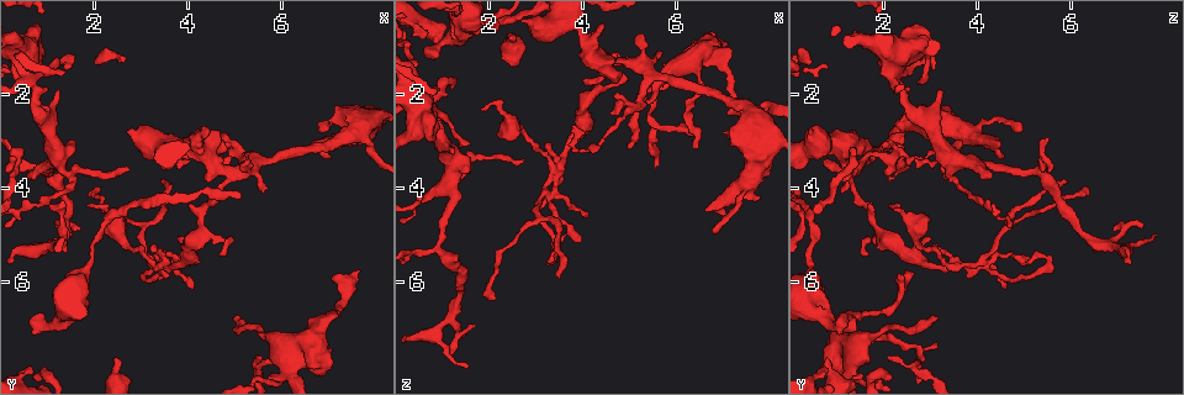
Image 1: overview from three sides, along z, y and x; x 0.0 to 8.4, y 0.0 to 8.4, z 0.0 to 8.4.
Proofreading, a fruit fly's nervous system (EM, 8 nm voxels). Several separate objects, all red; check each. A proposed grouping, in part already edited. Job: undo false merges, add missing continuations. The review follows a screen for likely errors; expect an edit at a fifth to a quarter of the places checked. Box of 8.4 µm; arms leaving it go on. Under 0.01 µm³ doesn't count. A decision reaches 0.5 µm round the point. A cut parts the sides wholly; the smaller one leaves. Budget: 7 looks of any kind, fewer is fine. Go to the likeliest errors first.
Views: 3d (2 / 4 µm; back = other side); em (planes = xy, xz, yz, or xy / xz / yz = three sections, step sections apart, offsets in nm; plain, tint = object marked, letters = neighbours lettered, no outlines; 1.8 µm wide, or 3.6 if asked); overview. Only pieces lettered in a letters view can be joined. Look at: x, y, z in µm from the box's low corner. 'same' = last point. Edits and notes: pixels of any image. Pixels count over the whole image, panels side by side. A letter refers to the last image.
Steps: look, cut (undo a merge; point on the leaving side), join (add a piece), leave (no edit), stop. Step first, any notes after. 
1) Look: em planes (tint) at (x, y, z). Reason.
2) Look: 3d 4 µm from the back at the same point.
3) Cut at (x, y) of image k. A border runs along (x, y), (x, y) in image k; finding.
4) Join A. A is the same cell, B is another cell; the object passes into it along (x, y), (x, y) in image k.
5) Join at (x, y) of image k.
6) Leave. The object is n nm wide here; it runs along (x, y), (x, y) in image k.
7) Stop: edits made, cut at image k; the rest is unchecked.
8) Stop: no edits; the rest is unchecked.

Look: em planes (letters) at (2.50, 7.60, 0.75). End of a long branch.

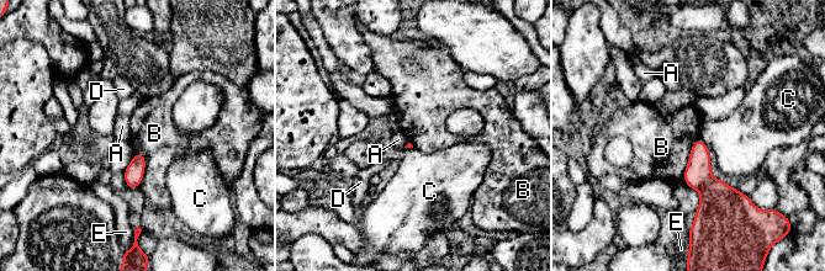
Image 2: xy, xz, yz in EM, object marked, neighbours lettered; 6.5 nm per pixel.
Leave. A, B, C, D and E are other cells; a border runs along (699, 137), (686, 186) in image 2; no lettered piece goes on from it.

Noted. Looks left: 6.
Look: 3d 2 µm at (3.50, 5.65, 3.55). Four-way junction.

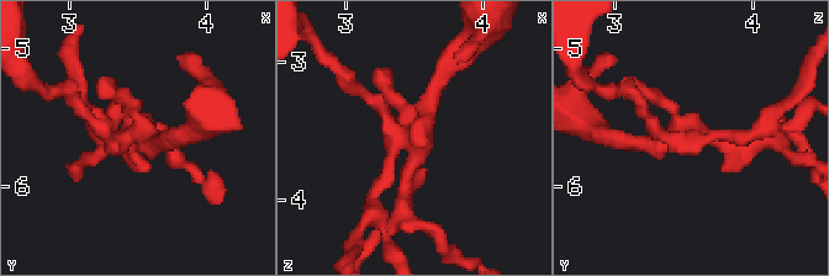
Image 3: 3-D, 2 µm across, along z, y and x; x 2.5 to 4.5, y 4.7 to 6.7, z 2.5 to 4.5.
Look: em 3.6 µm planes (letters) at (3.48, 5.62, 3.54). 4 arms meet here.

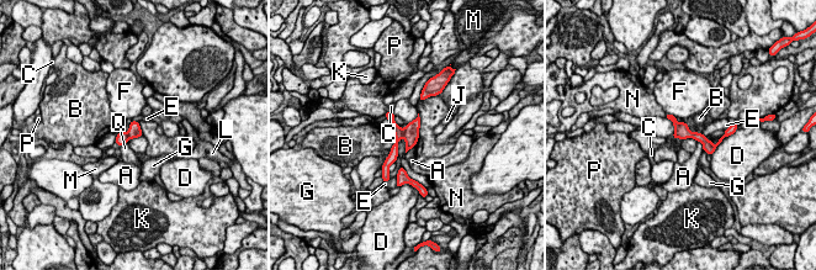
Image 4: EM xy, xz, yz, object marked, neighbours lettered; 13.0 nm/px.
Leave. A, B, C, D, E, F, G, J, K, L, M, N, P and Q are other cells; it runs along (417, 122), (397, 141), (388, 162) in image 4; one cell here.

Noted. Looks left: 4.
Look: 3d 4 µm at (0.75, 6.65, 1.10).

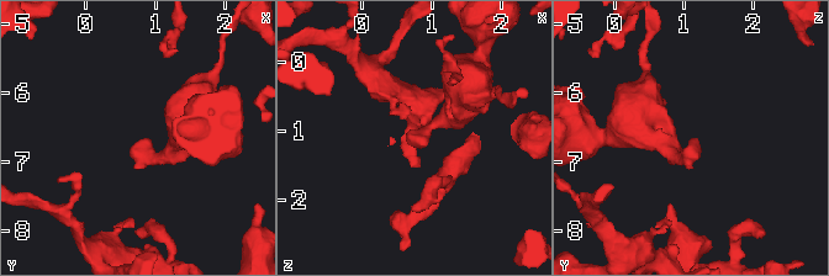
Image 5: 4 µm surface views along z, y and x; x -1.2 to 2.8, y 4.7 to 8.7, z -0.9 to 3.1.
Look: em yz step 16 (letters) at (0.75, 6.70, 1.05). Need the tissue.

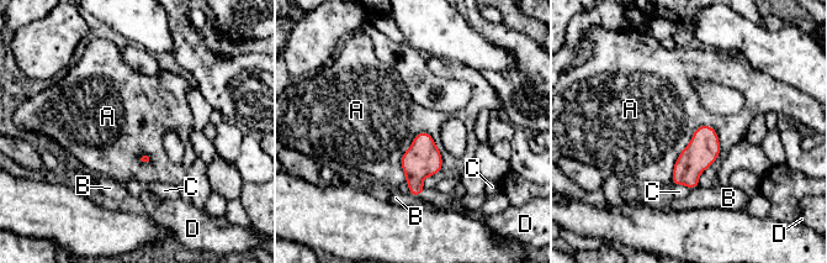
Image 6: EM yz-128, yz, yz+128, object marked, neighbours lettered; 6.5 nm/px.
Look: em planes (letters) at the same point. Cut it another way.

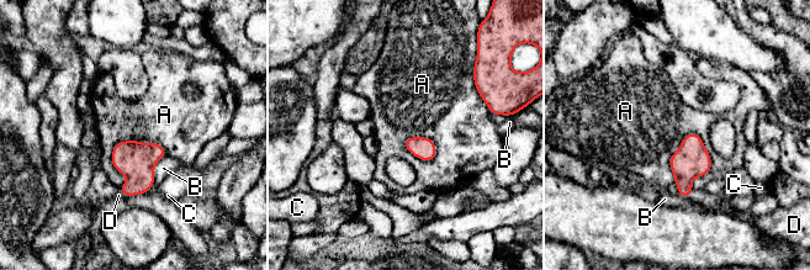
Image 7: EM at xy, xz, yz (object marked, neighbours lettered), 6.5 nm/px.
Join D. The longest contact is with A, 380 nm; D is the same cell, A, B and C are other cells; the object passes into it along (692, 159), (691, 192), (702, 199) in image 7; it goes on there.

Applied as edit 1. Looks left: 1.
Stop: edits made, join at image 7; the rest is unchecked.

